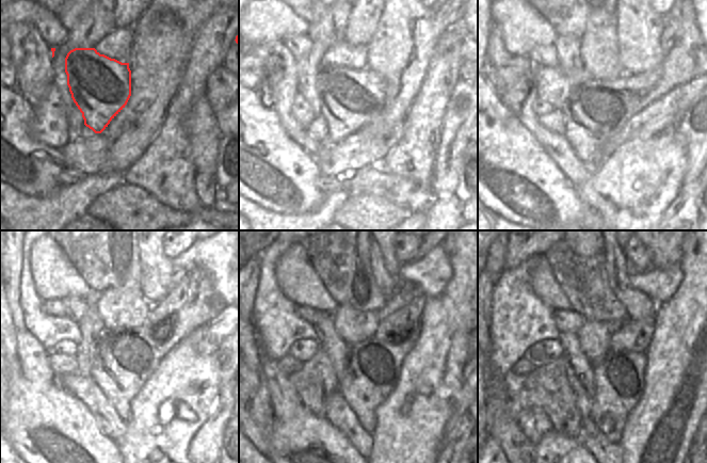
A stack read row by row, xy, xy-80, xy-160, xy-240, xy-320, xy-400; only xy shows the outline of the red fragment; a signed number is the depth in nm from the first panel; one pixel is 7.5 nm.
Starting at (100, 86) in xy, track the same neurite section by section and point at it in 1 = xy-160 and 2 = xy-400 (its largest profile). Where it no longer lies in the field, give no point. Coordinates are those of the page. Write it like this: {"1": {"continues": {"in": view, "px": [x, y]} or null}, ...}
{"1": {"continues": {"in": "xy-160", "px": [594, 109]}}, "2": {"continues": {"in": "xy-400", "px": [619, 378]}}}

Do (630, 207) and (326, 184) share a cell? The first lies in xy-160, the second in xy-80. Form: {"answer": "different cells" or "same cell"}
{"answer": "same cell"}

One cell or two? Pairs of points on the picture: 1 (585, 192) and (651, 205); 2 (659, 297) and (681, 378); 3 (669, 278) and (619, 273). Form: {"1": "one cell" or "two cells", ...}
{"1": "one cell", "2": "two cells", "3": "two cells"}

